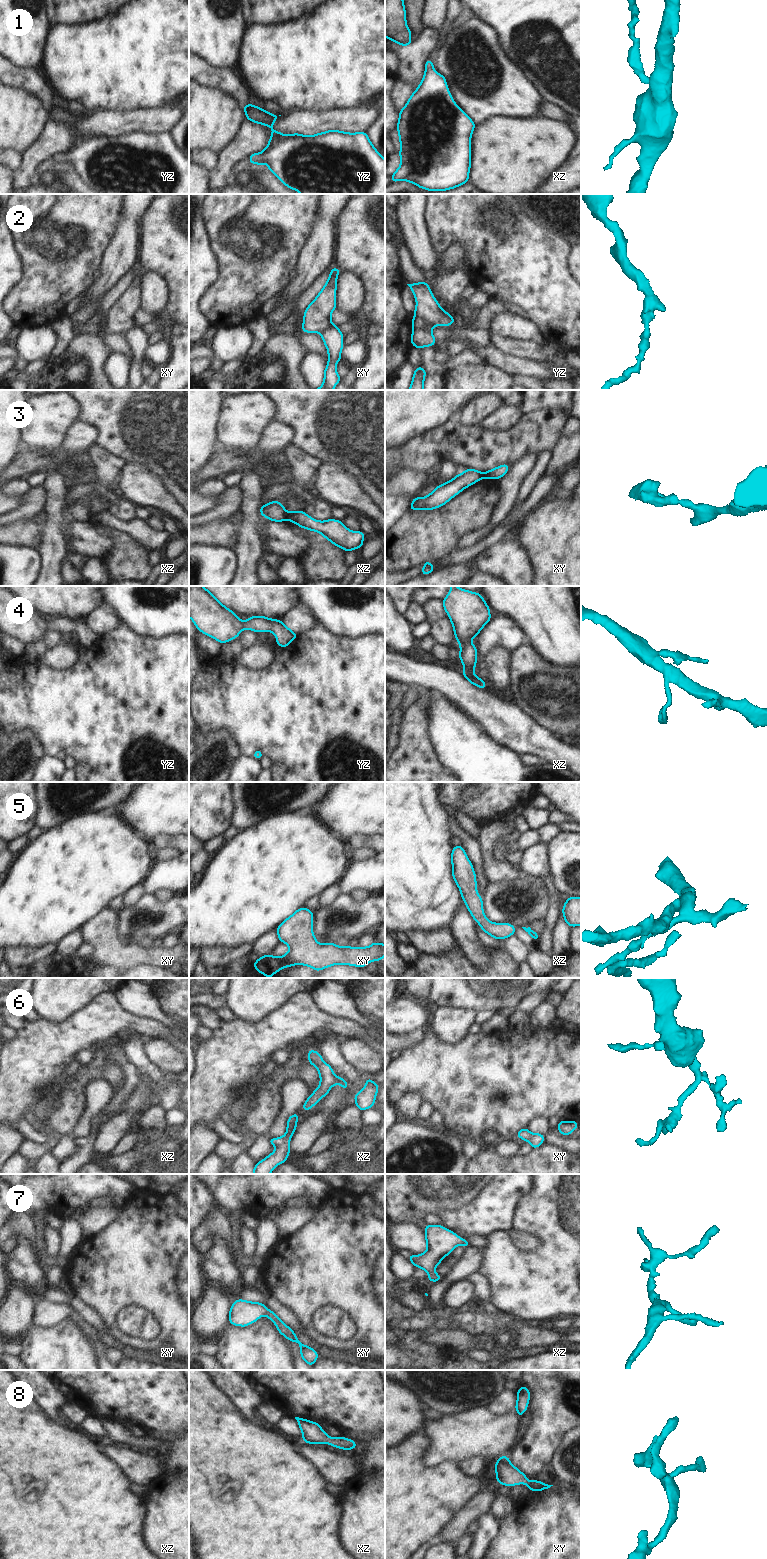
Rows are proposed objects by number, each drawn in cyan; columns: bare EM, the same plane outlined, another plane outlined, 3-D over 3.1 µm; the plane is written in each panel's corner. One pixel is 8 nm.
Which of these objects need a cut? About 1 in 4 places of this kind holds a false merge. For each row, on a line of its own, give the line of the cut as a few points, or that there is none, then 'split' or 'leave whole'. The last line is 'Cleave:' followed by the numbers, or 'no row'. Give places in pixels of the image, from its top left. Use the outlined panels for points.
1: no cut; leave whole
2: cut in yz along (413, 325), (431, 327); split
3: cut in xz along (289, 513), (286, 518); split
4: no cut; leave whole
5: no cut; leave whole
6: no cut; leave whole
7: no cut; leave whole
8: no cut; leave whole
Cleave: 2, 3

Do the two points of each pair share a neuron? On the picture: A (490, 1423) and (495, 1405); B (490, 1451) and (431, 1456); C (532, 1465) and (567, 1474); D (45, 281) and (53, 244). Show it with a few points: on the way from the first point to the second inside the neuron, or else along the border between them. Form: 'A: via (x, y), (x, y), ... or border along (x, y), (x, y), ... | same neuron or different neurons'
A: border along (486, 1406), (496, 1413), (505, 1413), (514, 1407) | different neurons
B: via (475, 1448), (446, 1448) | same neuron
C: border along (559, 1440), (549, 1462) | different neurons
D: via (53, 272), (53, 253) | same neuron

